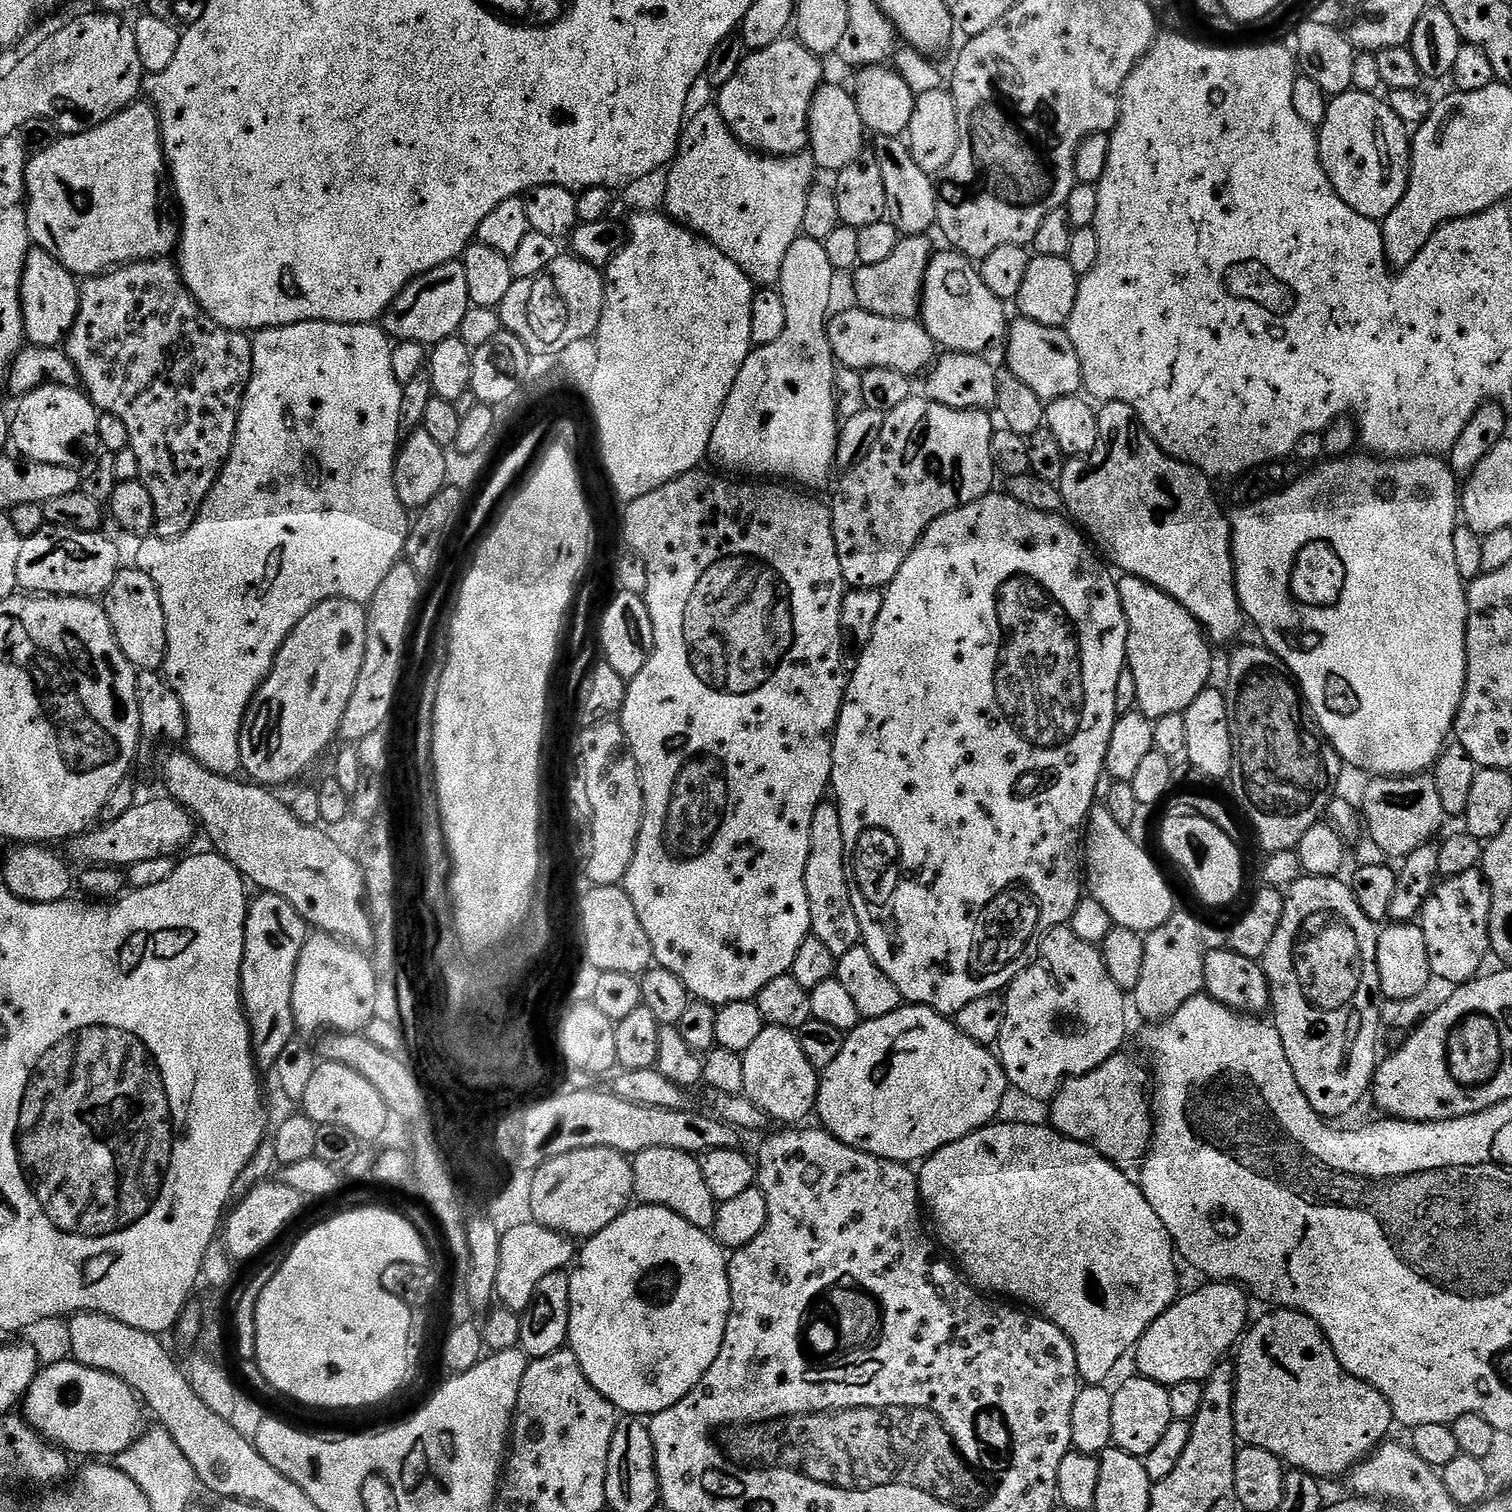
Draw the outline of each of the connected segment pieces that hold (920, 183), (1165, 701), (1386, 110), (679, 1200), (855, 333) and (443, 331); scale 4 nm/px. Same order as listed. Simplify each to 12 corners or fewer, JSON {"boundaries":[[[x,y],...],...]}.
{"boundaries":[[[876,136],[887,219],[901,237],[936,223],[938,188],[898,136]],[[1118,583],[1136,708],[1153,722],[1209,687],[1213,645],[1162,590]],[[1344,92],[1318,129],[1332,190],[1382,222],[1402,202],[1409,129]],[[637,1152],[632,1190],[705,1230],[718,1201],[693,1153]],[[831,317],[837,363],[914,378],[938,345],[917,319]],[[451,260],[411,280],[384,313],[393,341],[459,333],[466,270]]]}

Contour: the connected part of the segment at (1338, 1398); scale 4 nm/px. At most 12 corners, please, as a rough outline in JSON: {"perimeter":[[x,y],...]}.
{"perimeter":[[1277,1307],[1234,1356],[1249,1448],[1317,1478],[1394,1428],[1309,1316]]}

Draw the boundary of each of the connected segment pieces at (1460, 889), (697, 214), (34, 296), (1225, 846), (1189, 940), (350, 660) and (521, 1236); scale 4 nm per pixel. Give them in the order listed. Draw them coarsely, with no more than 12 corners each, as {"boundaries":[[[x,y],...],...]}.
{"boundaries":[[[1483,871],[1441,879],[1422,906],[1433,976],[1454,985],[1489,959]],[[719,107],[691,113],[663,211],[779,285],[817,183]],[[28,249],[20,301],[27,343],[58,348],[76,325],[80,284]],[[1171,814],[1164,852],[1220,908],[1244,888],[1240,848],[1214,822]],[[1175,911],[1144,936],[1132,1003],[1159,1023],[1204,989],[1201,924]],[[365,605],[314,606],[244,715],[240,767],[288,784],[339,737]],[[535,1222],[501,1235],[495,1299],[530,1306],[546,1274],[578,1252]]]}

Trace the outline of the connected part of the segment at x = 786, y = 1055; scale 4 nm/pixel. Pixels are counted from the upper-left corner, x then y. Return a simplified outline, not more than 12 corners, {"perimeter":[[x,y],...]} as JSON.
{"perimeter":[[766,1026],[743,1052],[750,1097],[796,1126],[820,1076],[791,1028]]}

